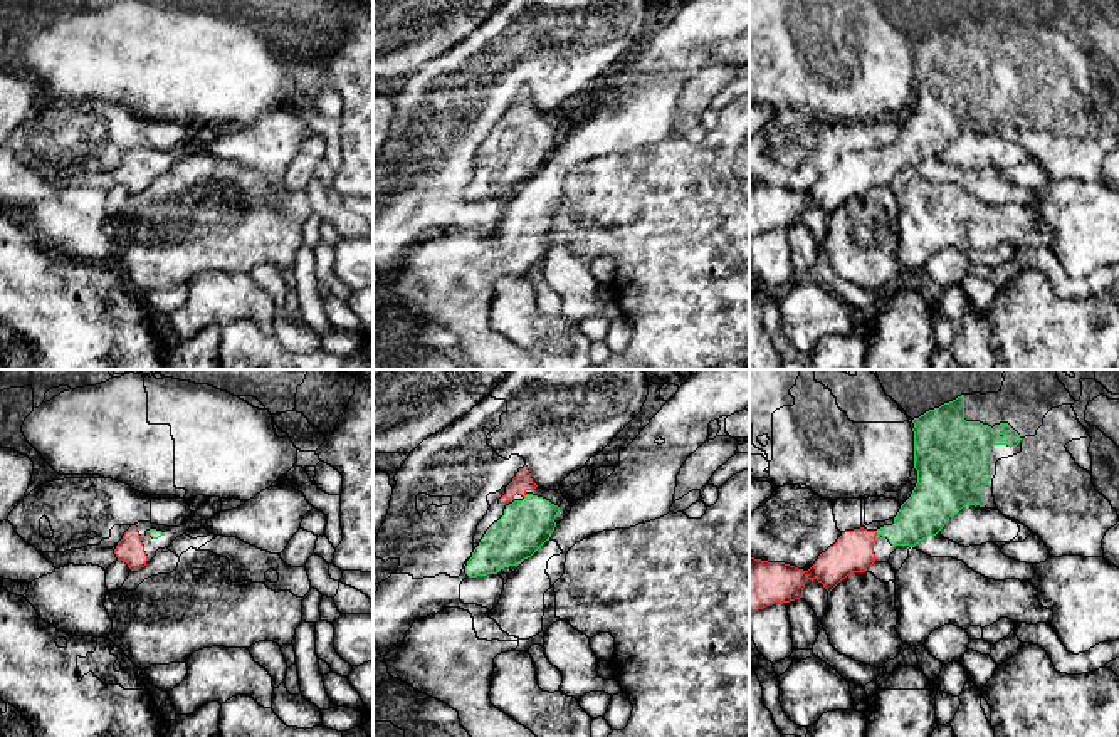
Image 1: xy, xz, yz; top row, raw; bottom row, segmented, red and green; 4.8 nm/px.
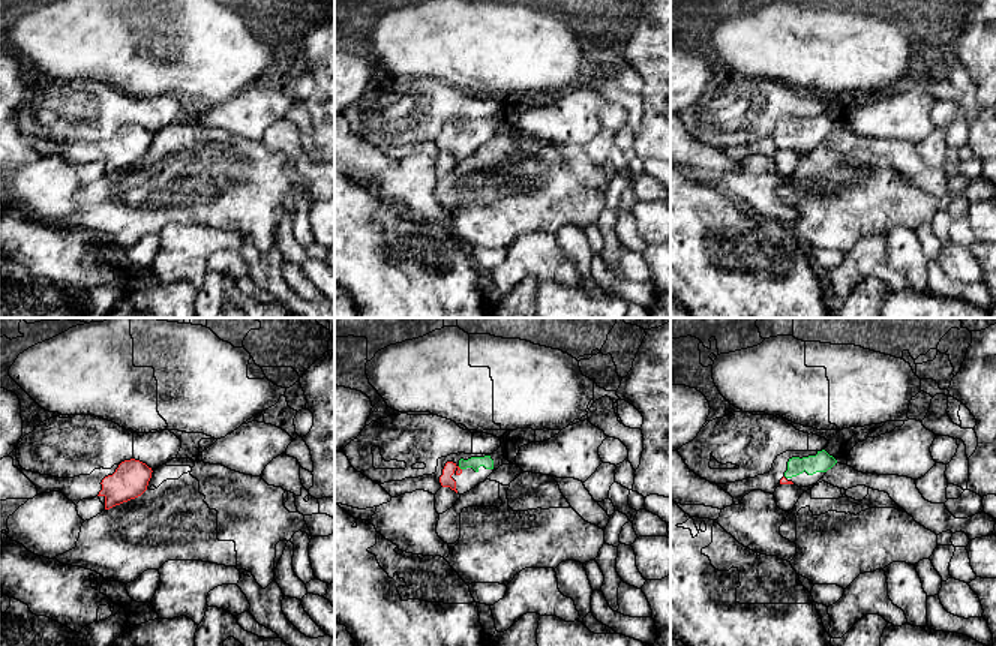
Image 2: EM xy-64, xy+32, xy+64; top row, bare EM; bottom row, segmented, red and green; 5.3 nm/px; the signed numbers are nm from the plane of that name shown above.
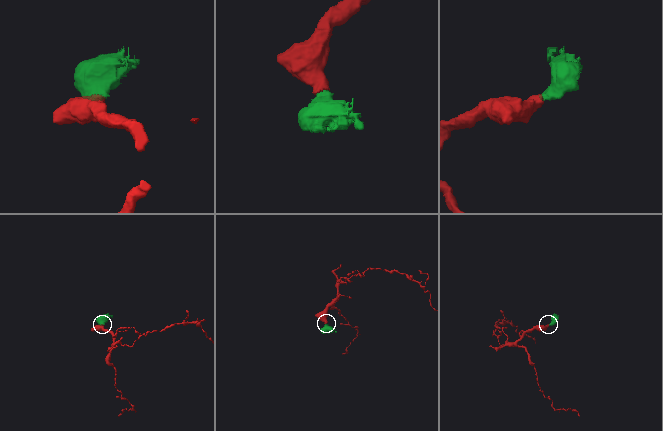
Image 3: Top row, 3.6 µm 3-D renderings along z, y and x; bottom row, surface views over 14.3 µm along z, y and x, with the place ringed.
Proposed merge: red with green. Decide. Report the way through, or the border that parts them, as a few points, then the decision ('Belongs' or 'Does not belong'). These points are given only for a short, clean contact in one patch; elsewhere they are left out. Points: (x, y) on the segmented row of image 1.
Path across: yz (852, 553), (876, 533), (903, 533), (923, 514). Belongs

